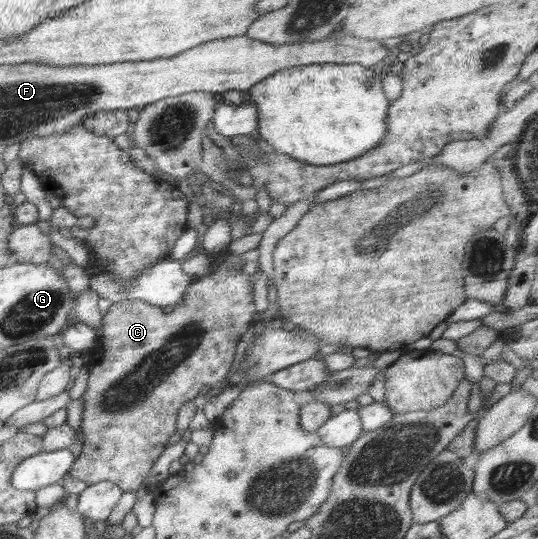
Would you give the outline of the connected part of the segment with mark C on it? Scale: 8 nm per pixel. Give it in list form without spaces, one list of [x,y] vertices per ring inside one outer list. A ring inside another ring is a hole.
[[[217,262],[216,267],[212,269],[210,274],[206,274],[206,276],[202,278],[194,277],[192,284],[190,284],[190,289],[186,290],[184,298],[166,313],[162,311],[161,307],[142,300],[118,301],[110,306],[110,311],[108,311],[102,319],[103,333],[96,340],[96,346],[92,354],[93,359],[88,364],[90,378],[87,382],[86,391],[80,397],[80,400],[84,403],[81,431],[85,436],[85,441],[82,452],[75,458],[74,463],[70,468],[72,479],[85,481],[87,484],[95,484],[101,481],[110,480],[118,485],[123,492],[135,492],[140,485],[146,484],[148,473],[150,473],[152,465],[156,463],[156,460],[168,445],[170,436],[176,432],[176,419],[180,407],[182,407],[186,401],[193,400],[195,396],[198,396],[203,387],[213,388],[220,386],[227,378],[232,361],[234,361],[236,344],[248,329],[250,321],[253,320],[253,316],[258,313],[256,311],[256,306],[253,305],[253,283],[250,279],[251,276],[248,276],[248,274],[244,273],[242,270],[236,270],[236,265],[230,266],[222,264],[222,266],[219,267]],[[154,391],[166,397],[166,401],[162,401],[160,407],[172,407],[172,409],[146,409],[146,399],[148,399],[148,395],[154,393]]]

